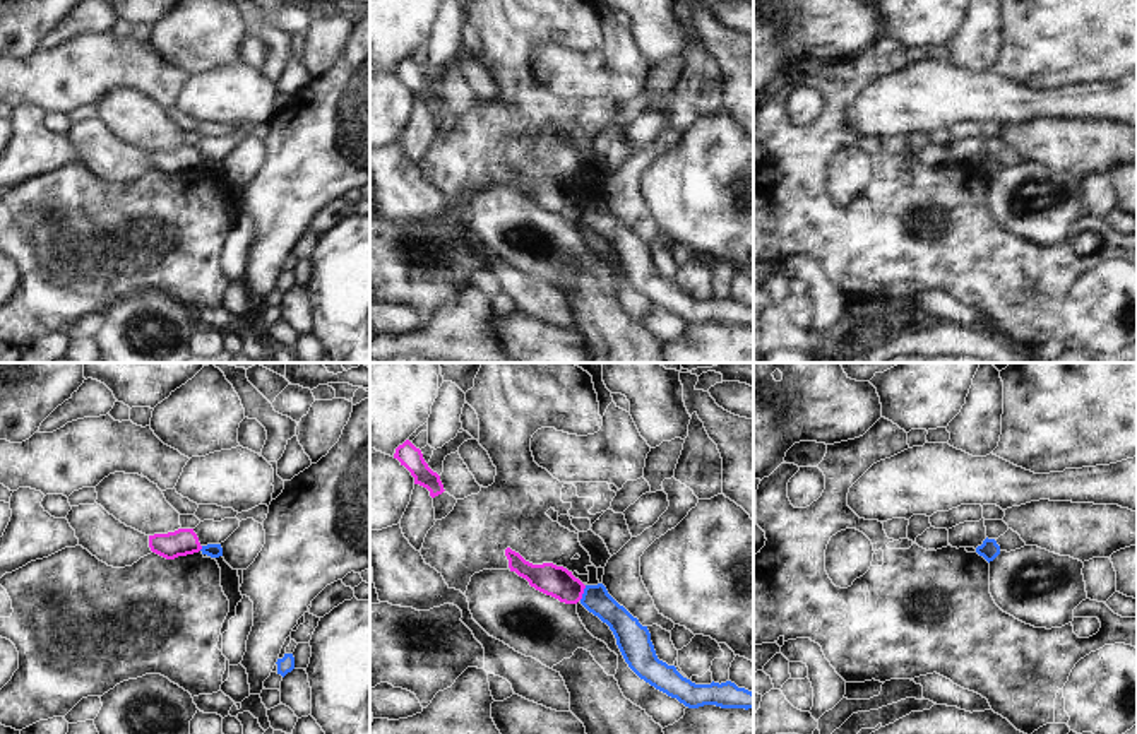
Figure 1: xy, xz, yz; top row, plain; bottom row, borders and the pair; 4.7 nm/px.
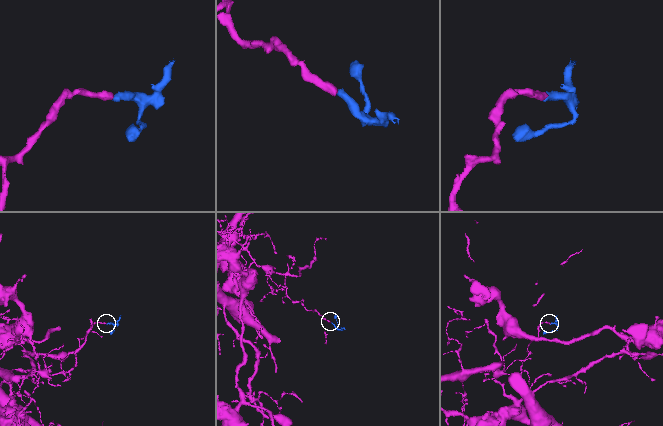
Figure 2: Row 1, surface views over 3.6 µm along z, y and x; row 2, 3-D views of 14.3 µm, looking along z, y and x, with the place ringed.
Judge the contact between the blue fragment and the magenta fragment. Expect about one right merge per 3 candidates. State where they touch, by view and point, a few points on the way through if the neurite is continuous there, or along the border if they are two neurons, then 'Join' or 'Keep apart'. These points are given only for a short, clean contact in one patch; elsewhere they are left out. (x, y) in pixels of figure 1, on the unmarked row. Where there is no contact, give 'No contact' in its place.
Touches blue at xz (584, 209). Boundary: xz (586, 202), (579, 216). Keep apart.

